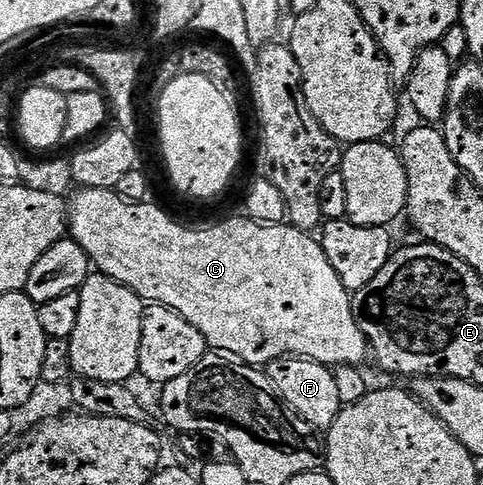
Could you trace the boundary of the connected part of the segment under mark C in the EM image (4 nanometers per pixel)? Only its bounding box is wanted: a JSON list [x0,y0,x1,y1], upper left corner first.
[69,188,369,366]

